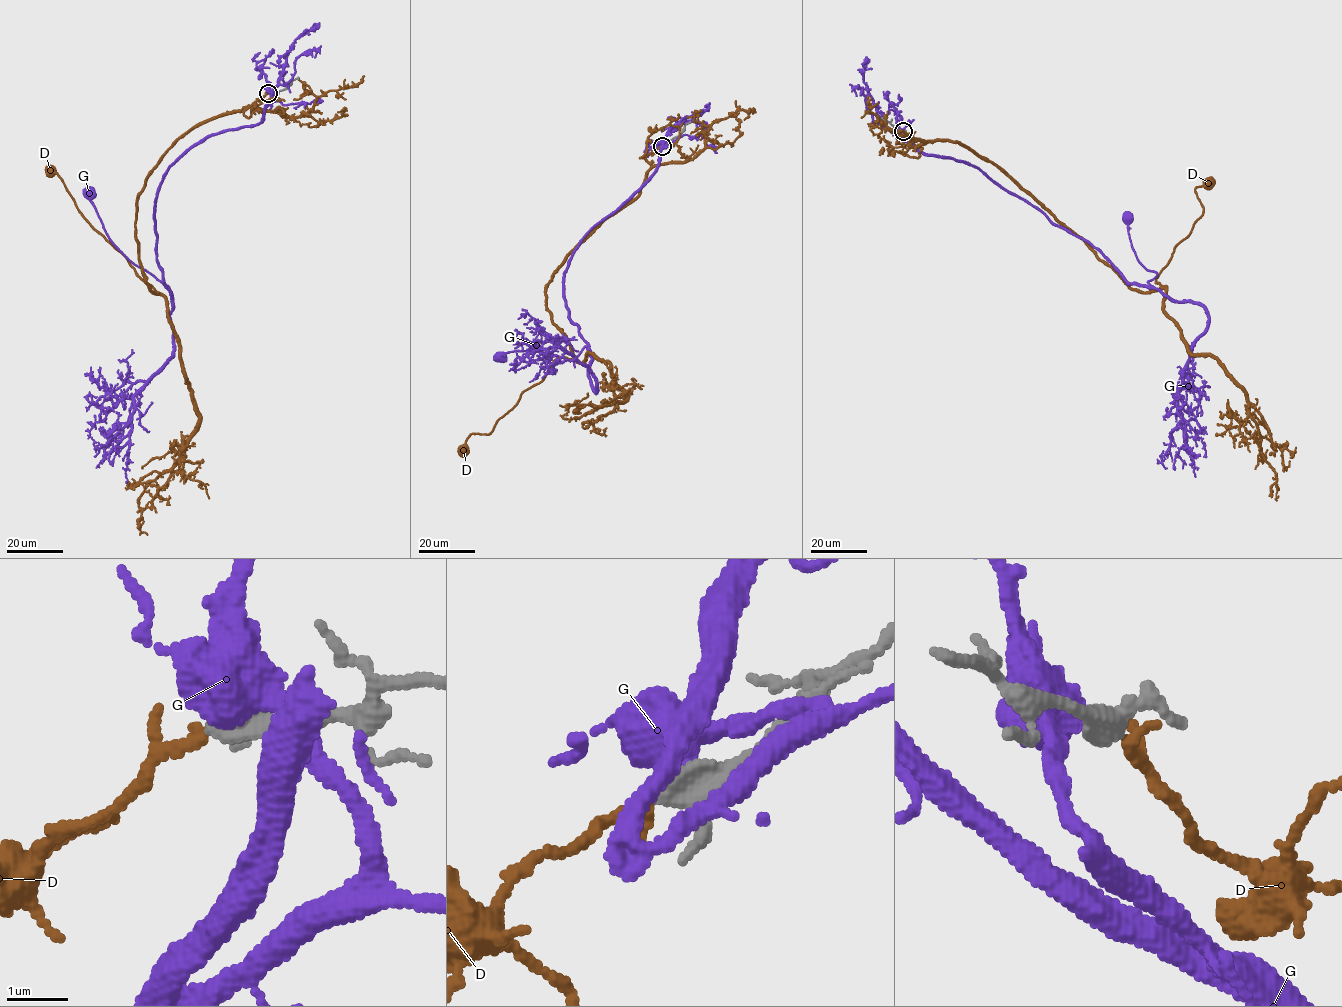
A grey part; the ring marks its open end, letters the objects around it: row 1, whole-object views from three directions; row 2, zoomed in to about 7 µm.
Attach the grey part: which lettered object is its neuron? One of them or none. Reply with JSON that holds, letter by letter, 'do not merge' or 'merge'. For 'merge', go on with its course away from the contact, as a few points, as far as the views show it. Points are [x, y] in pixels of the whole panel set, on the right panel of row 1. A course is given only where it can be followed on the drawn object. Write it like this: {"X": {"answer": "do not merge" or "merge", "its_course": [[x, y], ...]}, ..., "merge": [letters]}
{"D": {"answer": "merge", "its_course": [[903, 132], [987, 158], [1145, 292], [1162, 286], [1155, 279], [1202, 214], [1195, 188], [1209, 183]]}, "G": {"answer": "do not merge"}, "merge": ["D"]}

